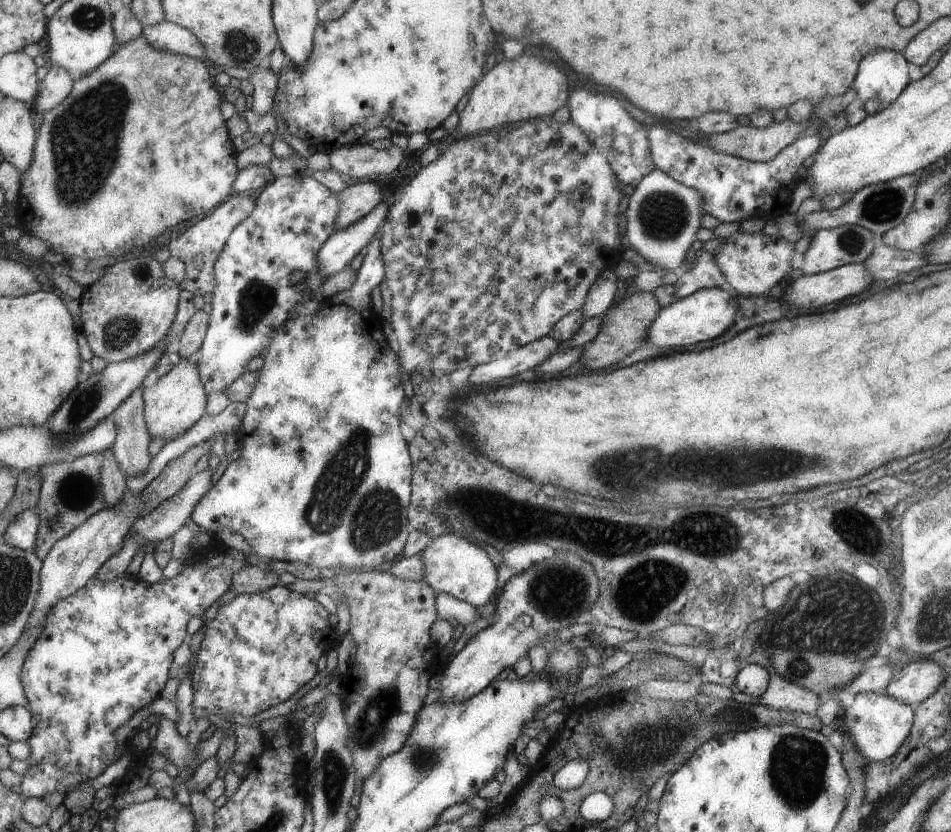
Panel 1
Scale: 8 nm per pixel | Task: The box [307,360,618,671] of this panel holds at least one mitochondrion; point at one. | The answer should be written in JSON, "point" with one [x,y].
{"point":[548,592]}

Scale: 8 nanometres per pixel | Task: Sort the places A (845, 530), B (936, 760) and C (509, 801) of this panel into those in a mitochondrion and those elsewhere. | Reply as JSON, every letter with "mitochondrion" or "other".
{"A":"mitochondrion","B":"other","C":"other"}

